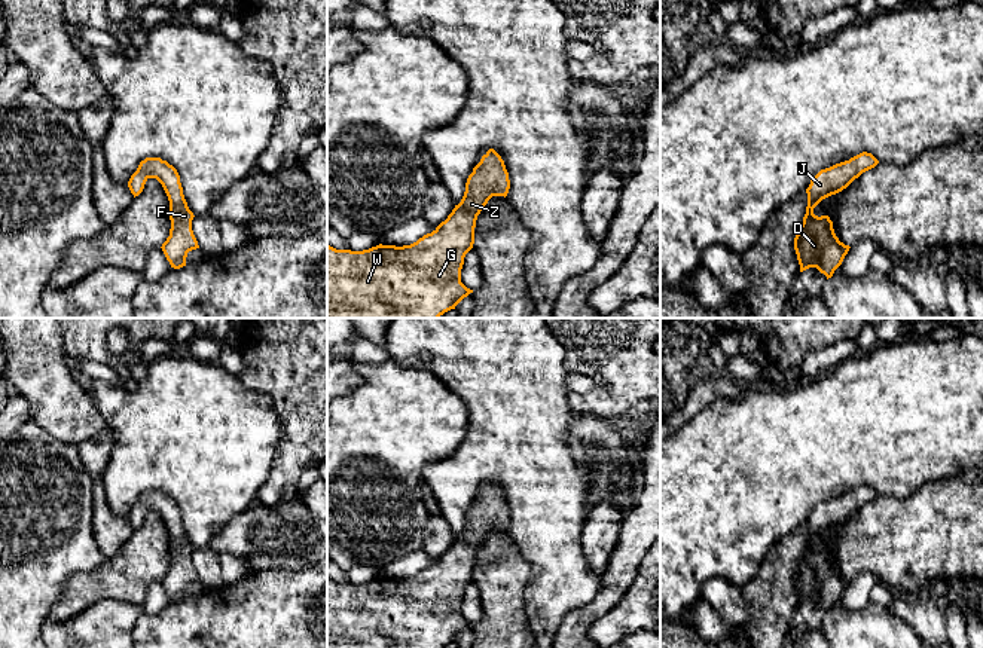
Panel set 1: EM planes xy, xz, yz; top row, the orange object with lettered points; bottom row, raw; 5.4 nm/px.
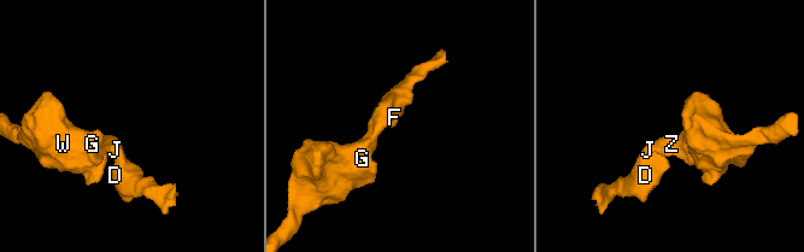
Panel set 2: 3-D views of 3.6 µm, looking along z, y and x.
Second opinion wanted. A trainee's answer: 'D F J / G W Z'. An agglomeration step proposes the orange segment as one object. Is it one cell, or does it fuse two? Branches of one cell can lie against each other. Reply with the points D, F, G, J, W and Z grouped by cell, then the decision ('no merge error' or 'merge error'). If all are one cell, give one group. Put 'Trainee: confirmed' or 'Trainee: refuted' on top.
Trainee: refuted
D F G J W Z; no merge error

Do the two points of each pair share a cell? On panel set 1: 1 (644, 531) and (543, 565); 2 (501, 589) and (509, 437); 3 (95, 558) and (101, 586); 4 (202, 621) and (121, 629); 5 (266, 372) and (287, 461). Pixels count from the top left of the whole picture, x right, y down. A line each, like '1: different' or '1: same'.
1: different
2: different
3: different
4: different
5: same

